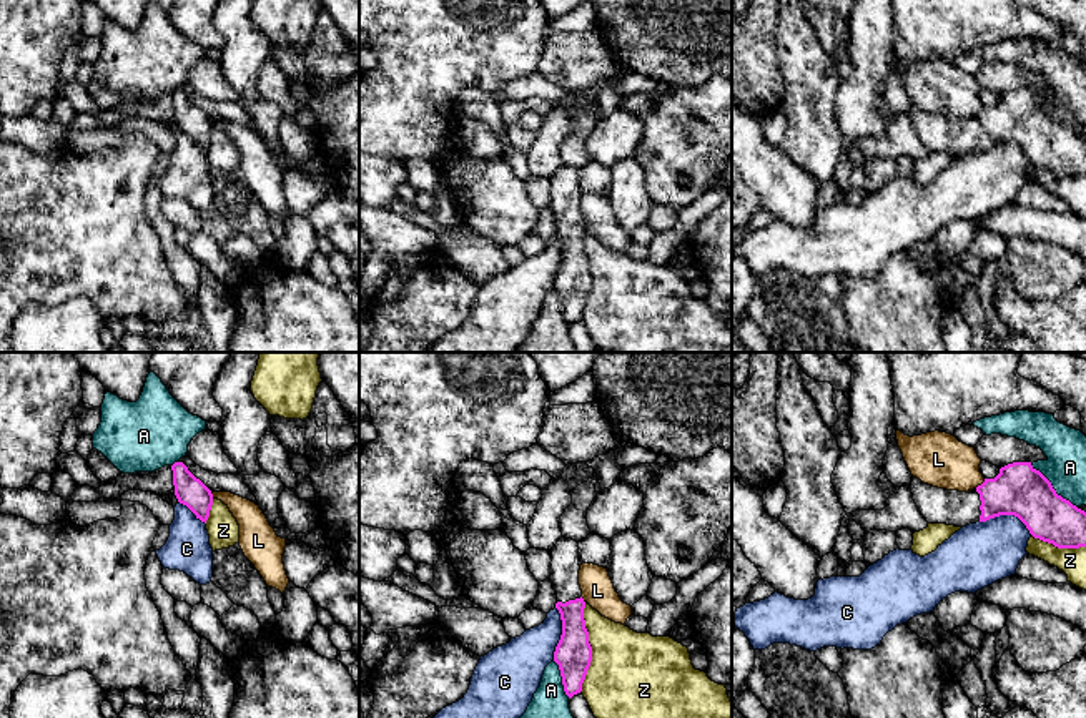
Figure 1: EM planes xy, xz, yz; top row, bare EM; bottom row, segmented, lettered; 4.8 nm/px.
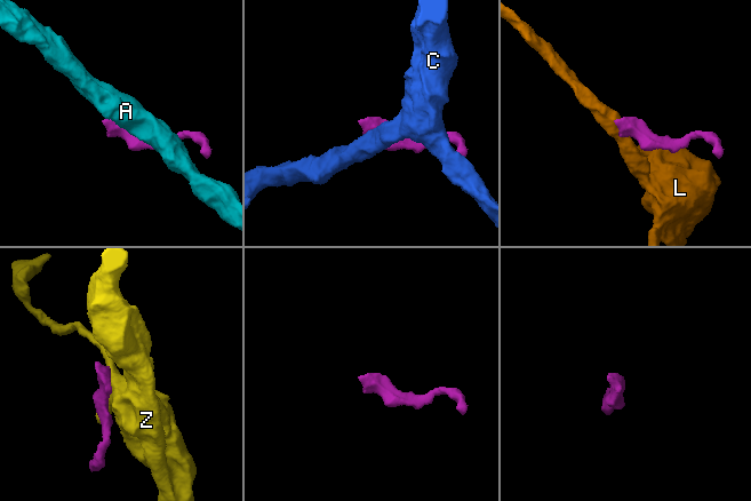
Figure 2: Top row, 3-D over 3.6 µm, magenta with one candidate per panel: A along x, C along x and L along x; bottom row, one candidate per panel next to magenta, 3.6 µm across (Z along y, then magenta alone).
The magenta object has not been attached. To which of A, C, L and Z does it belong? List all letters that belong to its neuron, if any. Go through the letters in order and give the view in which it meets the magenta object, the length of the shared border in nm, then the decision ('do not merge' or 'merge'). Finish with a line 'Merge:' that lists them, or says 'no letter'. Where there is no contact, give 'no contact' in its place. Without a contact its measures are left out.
A: yz | 320 nm | do not merge
C: yz | 260 nm | do not merge
L: yz | 70 nm | do not merge
Z: xz | 440 nm | do not merge
Merge: no letter

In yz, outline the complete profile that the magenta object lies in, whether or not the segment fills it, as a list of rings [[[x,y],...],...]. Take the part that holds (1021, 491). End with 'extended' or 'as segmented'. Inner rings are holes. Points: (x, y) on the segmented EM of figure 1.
[[[1013,462],[1000,469],[995,479],[968,492],[938,489],[913,477],[911,494],[928,524],[966,527],[1000,515],[1018,517],[1034,538],[1058,548],[1086,547],[1086,512],[1056,494],[1051,482],[1031,462]]]; extended

